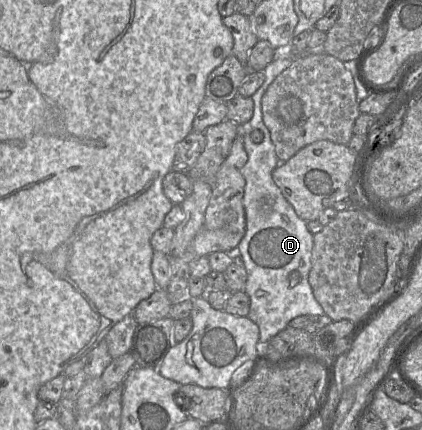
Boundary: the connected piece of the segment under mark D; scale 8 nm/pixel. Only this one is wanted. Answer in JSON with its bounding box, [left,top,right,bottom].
[235,47,325,346]

